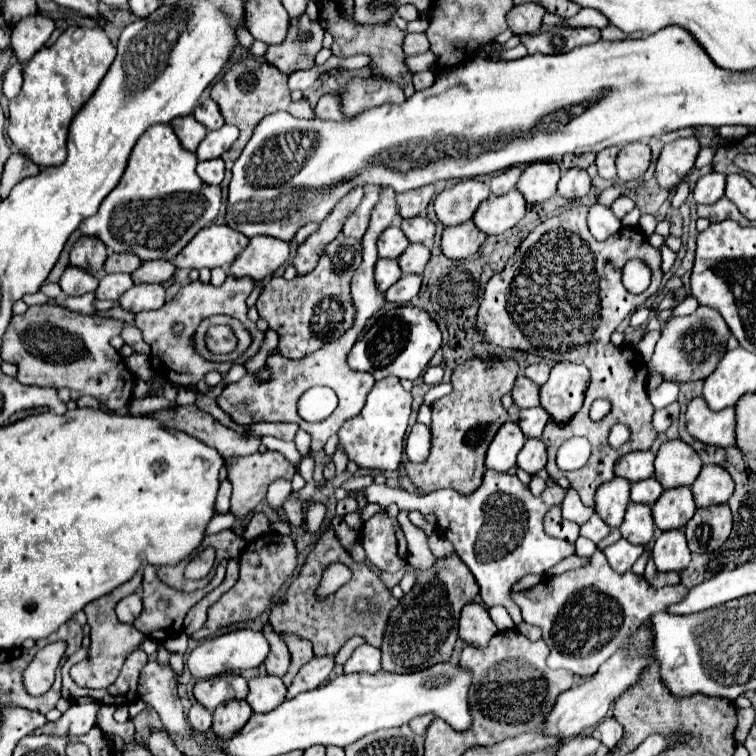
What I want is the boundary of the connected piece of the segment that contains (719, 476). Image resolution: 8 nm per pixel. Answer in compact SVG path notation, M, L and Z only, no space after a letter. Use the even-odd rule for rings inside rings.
M711 464L701 468L699 478L691 486L691 492L697 508L707 508L711 504L727 502L733 494L733 488L735 488L735 482L729 476L729 472L725 468Z

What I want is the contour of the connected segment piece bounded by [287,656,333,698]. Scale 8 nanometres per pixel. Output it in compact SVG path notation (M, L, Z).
M323 656L323 658L313 658L309 664L305 664L297 676L293 678L293 682L287 688L287 698L293 698L301 692L309 692L315 690L317 686L321 686L329 674L333 670L333 656Z

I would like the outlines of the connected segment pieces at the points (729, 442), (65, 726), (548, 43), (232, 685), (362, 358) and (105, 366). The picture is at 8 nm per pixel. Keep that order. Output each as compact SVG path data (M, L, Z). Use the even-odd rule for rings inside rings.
M693 398L687 406L687 430L693 438L713 444L713 446L733 446L735 444L735 408L723 408L719 412L711 410L703 398Z
M79 698L71 704L71 708L55 722L47 722L43 728L35 730L34 734L49 736L83 736L87 734L97 718L99 704L93 698Z
M551 28L547 32L521 36L521 44L529 50L529 54L563 54L577 46L595 44L601 38L597 28Z
M223 674L223 676L215 676L211 680L201 680L195 684L193 694L197 698L197 702L201 702L205 708L209 708L211 712L233 698L245 698L247 696L247 680L239 674Z
M397 306L379 316L375 324L355 342L347 356L347 364L359 372L371 372L375 380L383 380L387 376L415 380L419 374L423 374L439 346L441 330L423 308Z
M31 306L25 314L11 318L3 336L1 356L5 362L17 364L17 380L21 384L69 388L73 400L87 394L103 402L103 406L121 412L133 396L135 376L109 340L121 334L123 326L119 320L83 316L59 306Z

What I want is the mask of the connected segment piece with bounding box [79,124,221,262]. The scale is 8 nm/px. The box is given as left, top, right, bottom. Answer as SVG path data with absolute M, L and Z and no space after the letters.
M155 124L136 142L126 169L99 212L79 226L85 236L99 238L111 252L131 252L141 260L171 260L205 226L213 224L221 206L221 186L207 186L195 172L197 156L187 152L169 124Z

